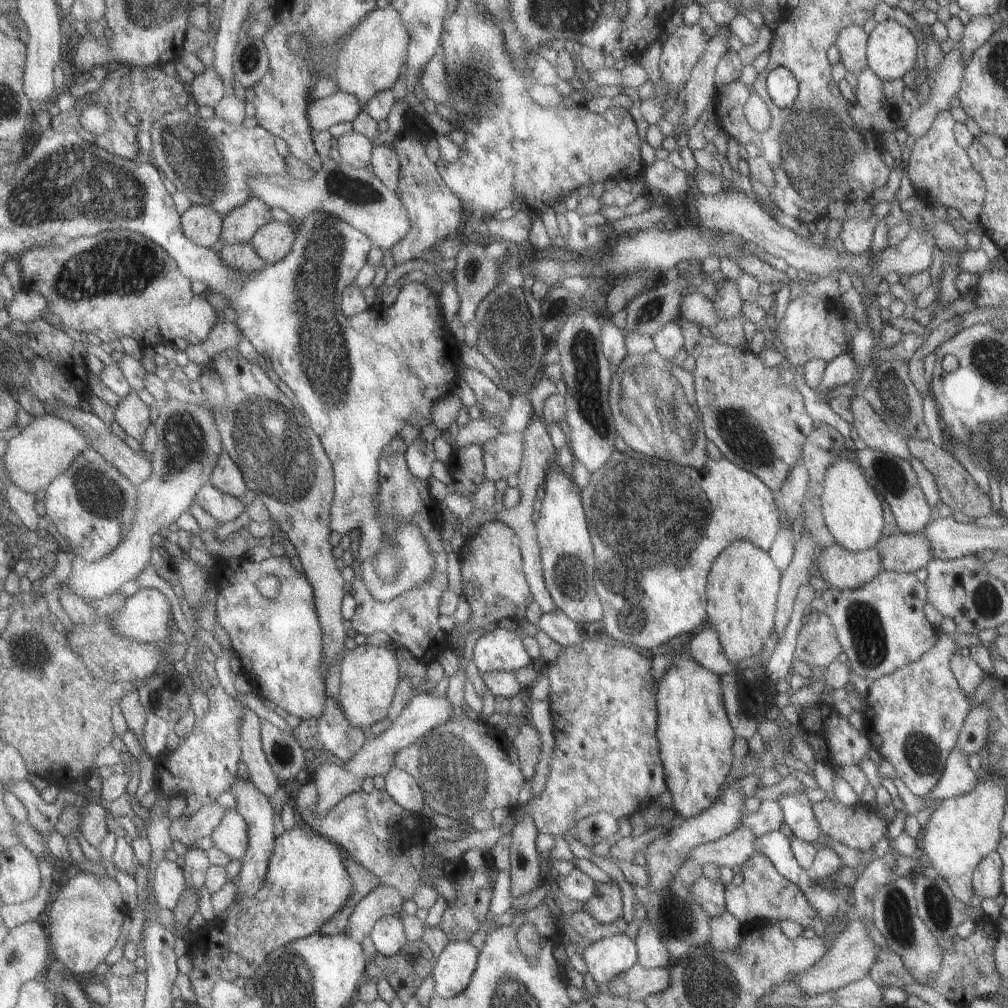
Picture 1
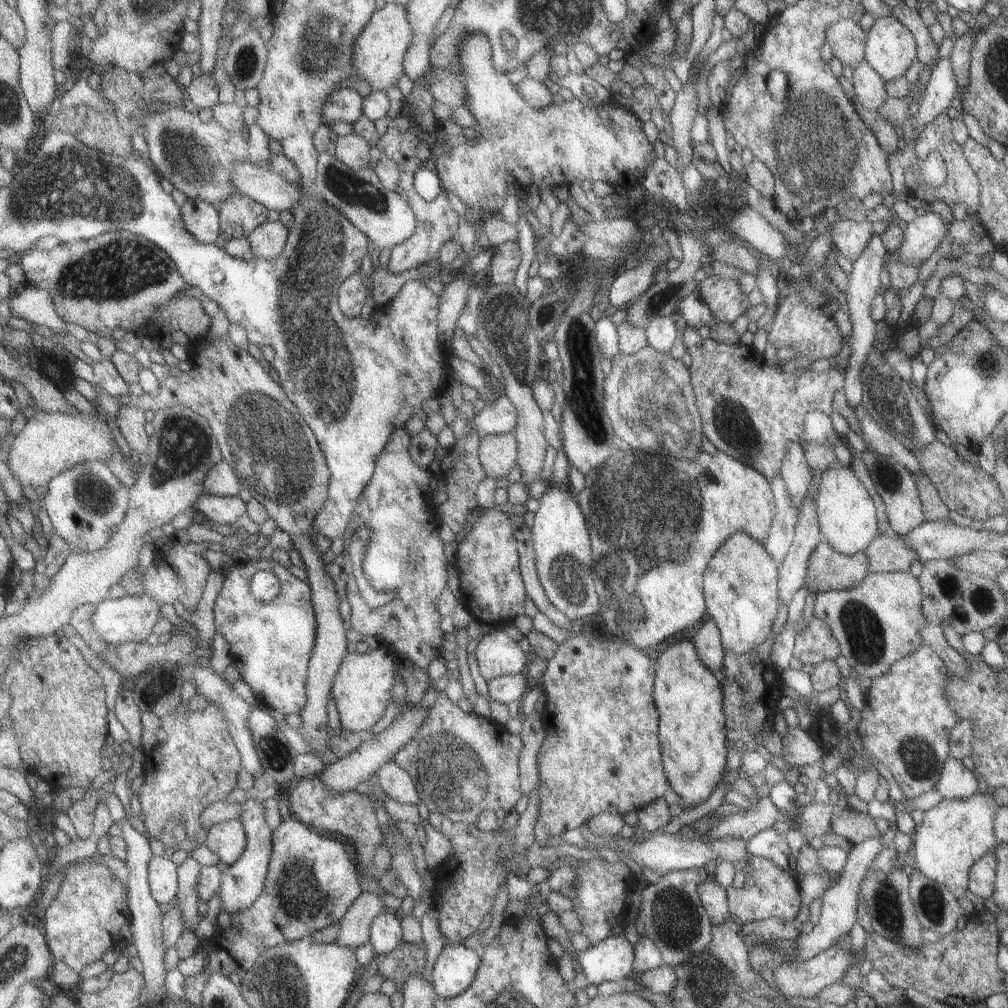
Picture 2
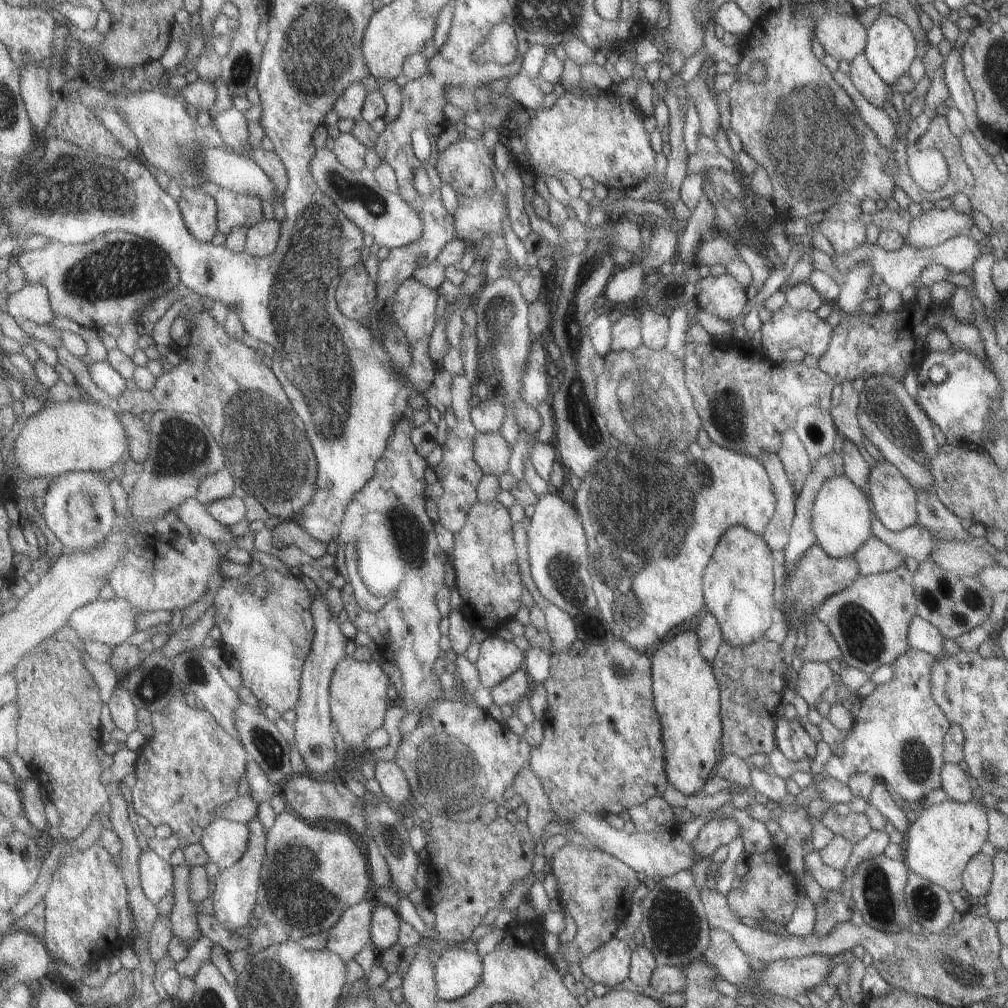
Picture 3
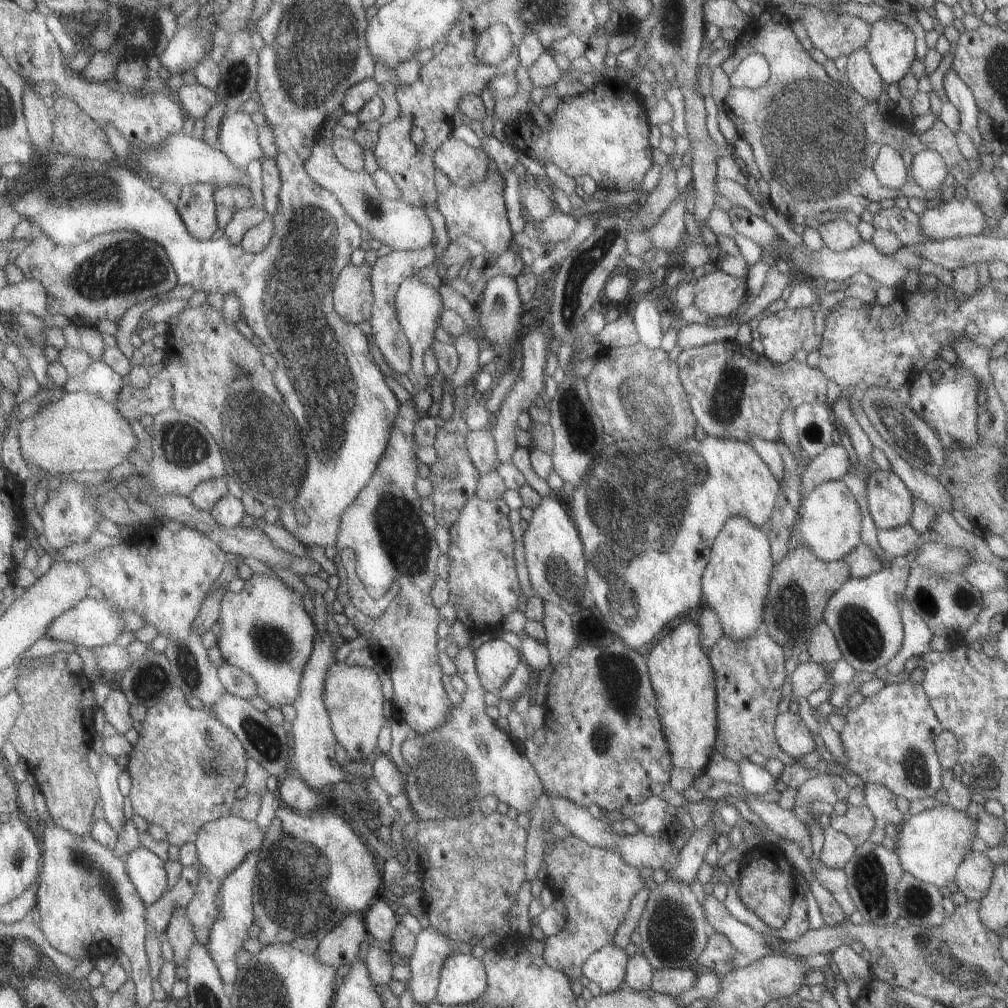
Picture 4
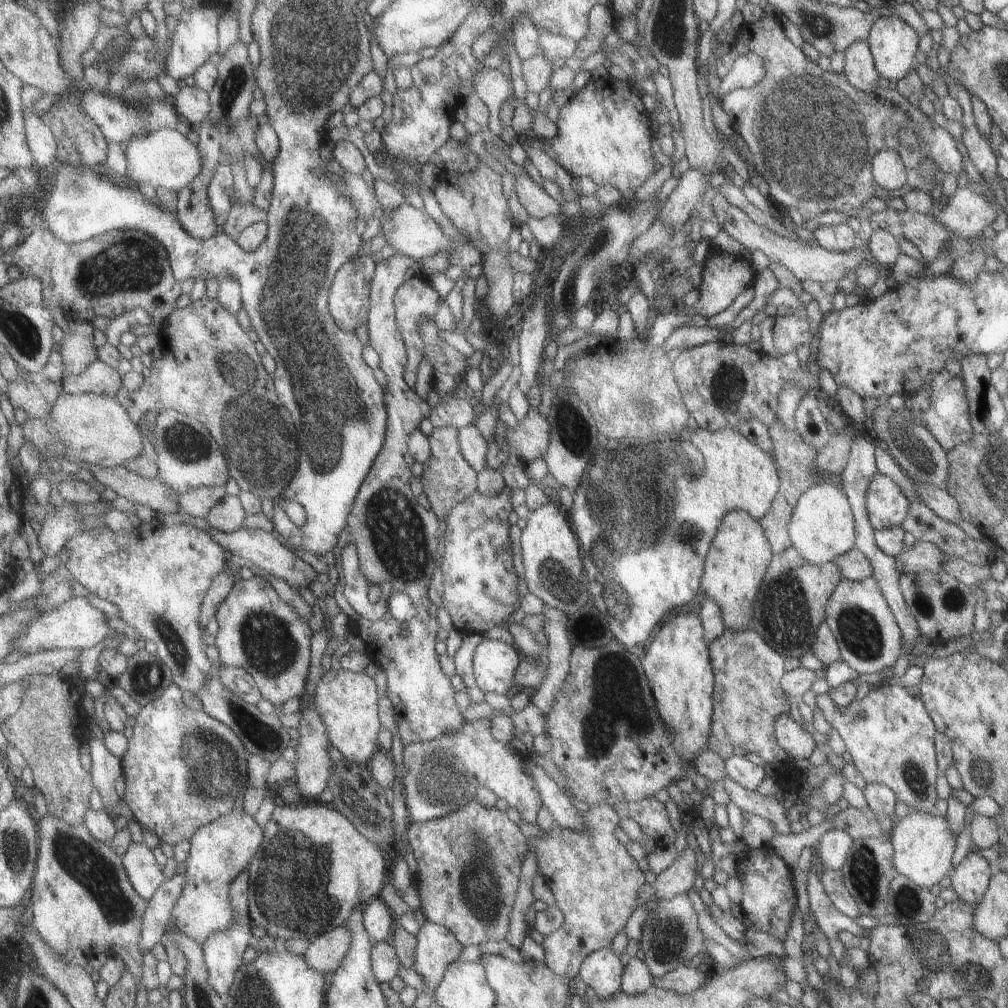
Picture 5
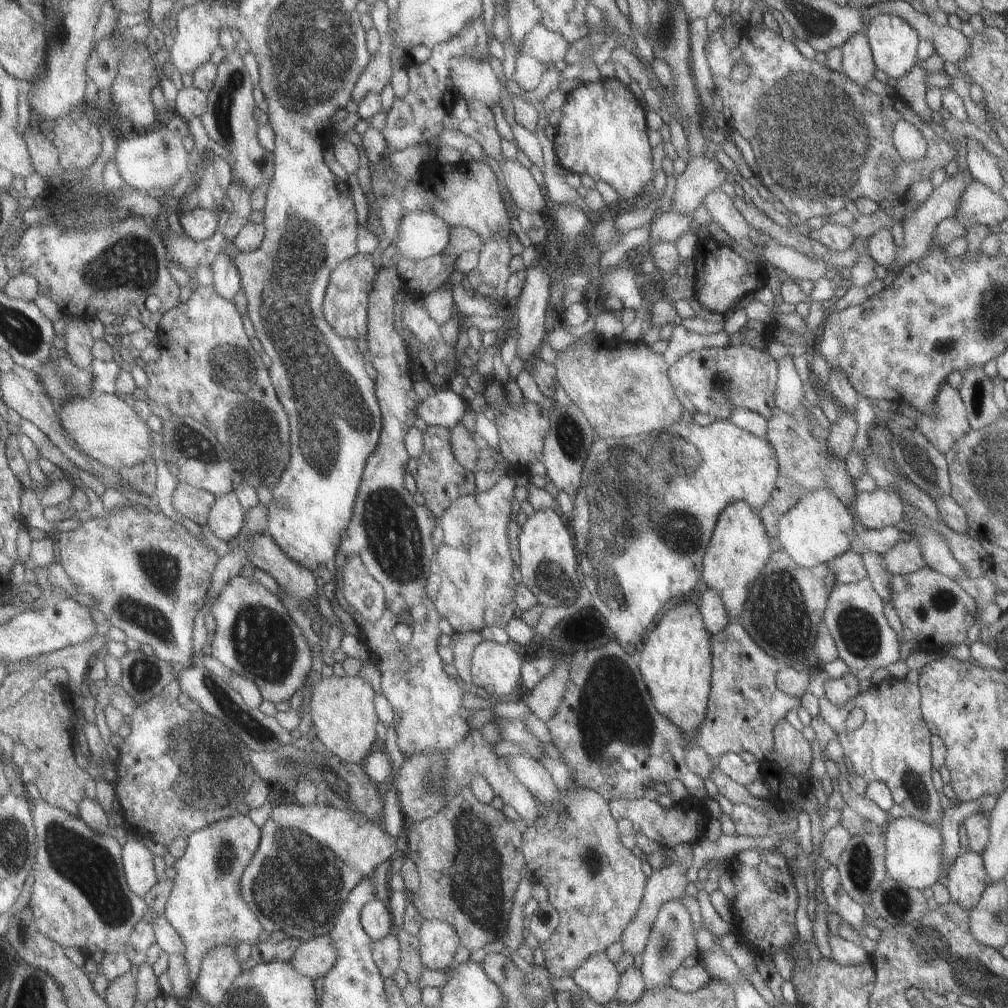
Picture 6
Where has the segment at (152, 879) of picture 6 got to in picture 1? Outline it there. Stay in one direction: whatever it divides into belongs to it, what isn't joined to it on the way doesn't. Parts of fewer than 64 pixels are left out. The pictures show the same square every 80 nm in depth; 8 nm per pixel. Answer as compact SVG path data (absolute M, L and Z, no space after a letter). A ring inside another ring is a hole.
M163 859L153 872L153 892L160 908L176 909L186 892L187 882L183 868L171 859Z

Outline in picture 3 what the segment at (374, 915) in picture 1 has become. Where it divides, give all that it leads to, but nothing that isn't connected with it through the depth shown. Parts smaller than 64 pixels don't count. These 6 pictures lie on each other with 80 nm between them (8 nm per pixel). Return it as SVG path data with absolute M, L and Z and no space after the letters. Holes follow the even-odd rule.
M369 897L348 908L331 929L325 949L339 954L346 962L353 960L365 944L372 942L372 918L377 906L378 903Z

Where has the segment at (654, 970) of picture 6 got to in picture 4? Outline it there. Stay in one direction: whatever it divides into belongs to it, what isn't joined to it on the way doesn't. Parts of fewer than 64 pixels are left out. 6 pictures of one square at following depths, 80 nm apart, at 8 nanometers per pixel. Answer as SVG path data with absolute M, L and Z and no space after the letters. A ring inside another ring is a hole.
M665 879L649 891L643 910L638 918L640 936L639 952L655 969L695 966L697 955L703 950L713 931L702 913L701 902L691 893L689 884Z

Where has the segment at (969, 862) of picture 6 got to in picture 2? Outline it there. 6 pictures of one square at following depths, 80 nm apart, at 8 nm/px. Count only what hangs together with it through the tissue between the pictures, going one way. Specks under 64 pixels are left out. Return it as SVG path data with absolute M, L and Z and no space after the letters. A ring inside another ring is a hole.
M987 851L980 856L970 868L967 877L967 888L971 894L985 899L993 892L996 860L994 852Z

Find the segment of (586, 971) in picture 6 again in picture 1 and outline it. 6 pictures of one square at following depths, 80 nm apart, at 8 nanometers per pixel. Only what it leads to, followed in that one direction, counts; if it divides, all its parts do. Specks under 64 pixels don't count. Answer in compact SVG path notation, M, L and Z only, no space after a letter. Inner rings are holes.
M625 933L605 937L587 946L584 959L595 984L606 987L615 976L638 964L638 944Z

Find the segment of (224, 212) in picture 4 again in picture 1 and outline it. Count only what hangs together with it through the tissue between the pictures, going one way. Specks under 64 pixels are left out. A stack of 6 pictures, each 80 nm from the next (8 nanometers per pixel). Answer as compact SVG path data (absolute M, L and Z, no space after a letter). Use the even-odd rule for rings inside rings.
M251 197L245 204L224 216L223 246L250 243L251 239L268 222L271 222L271 207L257 197Z

